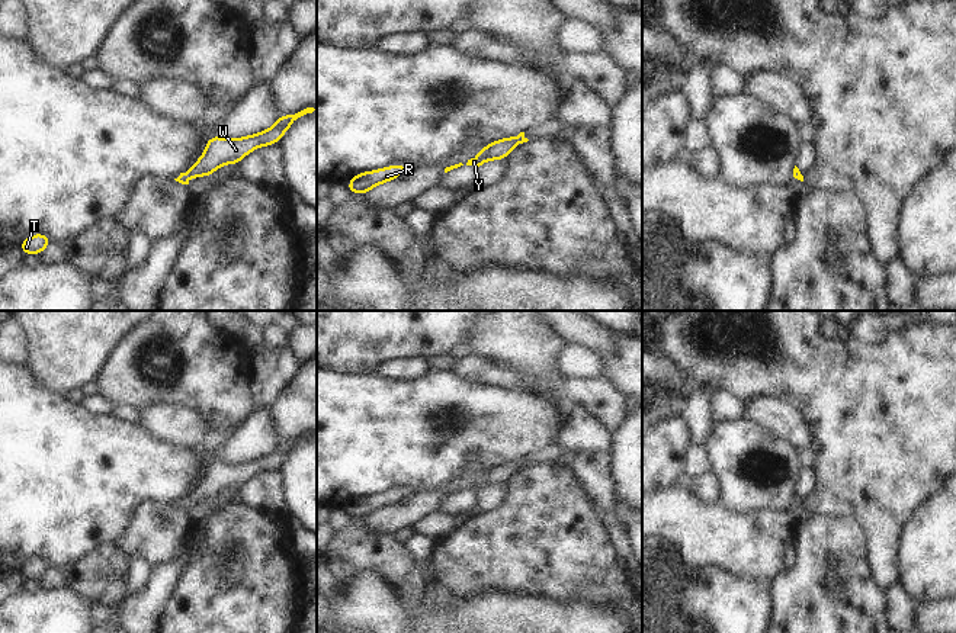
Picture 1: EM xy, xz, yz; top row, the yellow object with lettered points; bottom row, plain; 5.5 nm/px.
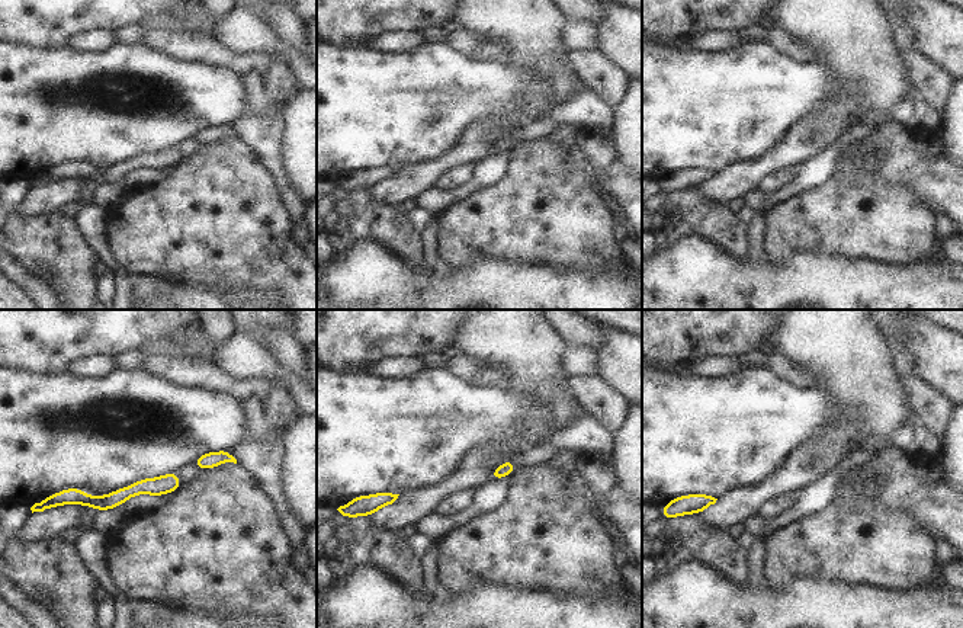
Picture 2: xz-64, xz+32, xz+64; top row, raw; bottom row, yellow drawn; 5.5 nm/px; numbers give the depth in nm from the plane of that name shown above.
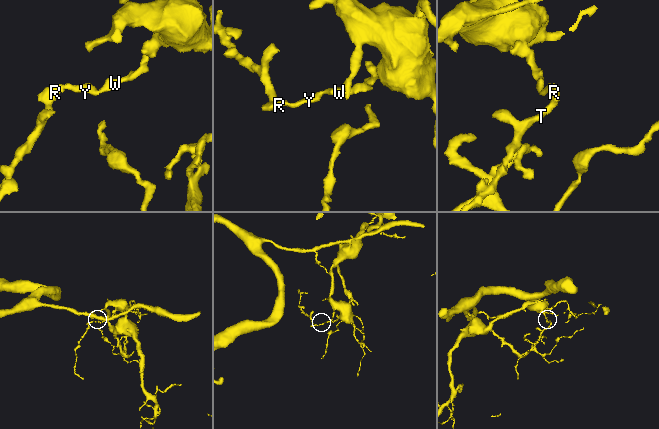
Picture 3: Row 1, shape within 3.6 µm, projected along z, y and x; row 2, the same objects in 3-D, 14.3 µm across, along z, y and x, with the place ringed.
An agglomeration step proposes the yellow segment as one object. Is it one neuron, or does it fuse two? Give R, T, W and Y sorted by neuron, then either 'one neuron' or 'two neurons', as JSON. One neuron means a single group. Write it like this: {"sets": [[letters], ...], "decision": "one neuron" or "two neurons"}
{"sets": [["R", "T", "W", "Y"]], "decision": "one neuron"}

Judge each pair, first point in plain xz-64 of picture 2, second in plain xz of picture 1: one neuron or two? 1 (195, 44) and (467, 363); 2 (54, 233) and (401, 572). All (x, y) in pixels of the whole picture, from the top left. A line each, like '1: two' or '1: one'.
1: one
2: one

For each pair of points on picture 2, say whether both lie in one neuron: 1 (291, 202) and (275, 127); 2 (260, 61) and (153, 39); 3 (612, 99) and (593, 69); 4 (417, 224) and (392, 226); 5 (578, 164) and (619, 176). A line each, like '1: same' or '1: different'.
1: same
2: same
3: same
4: different
5: same

